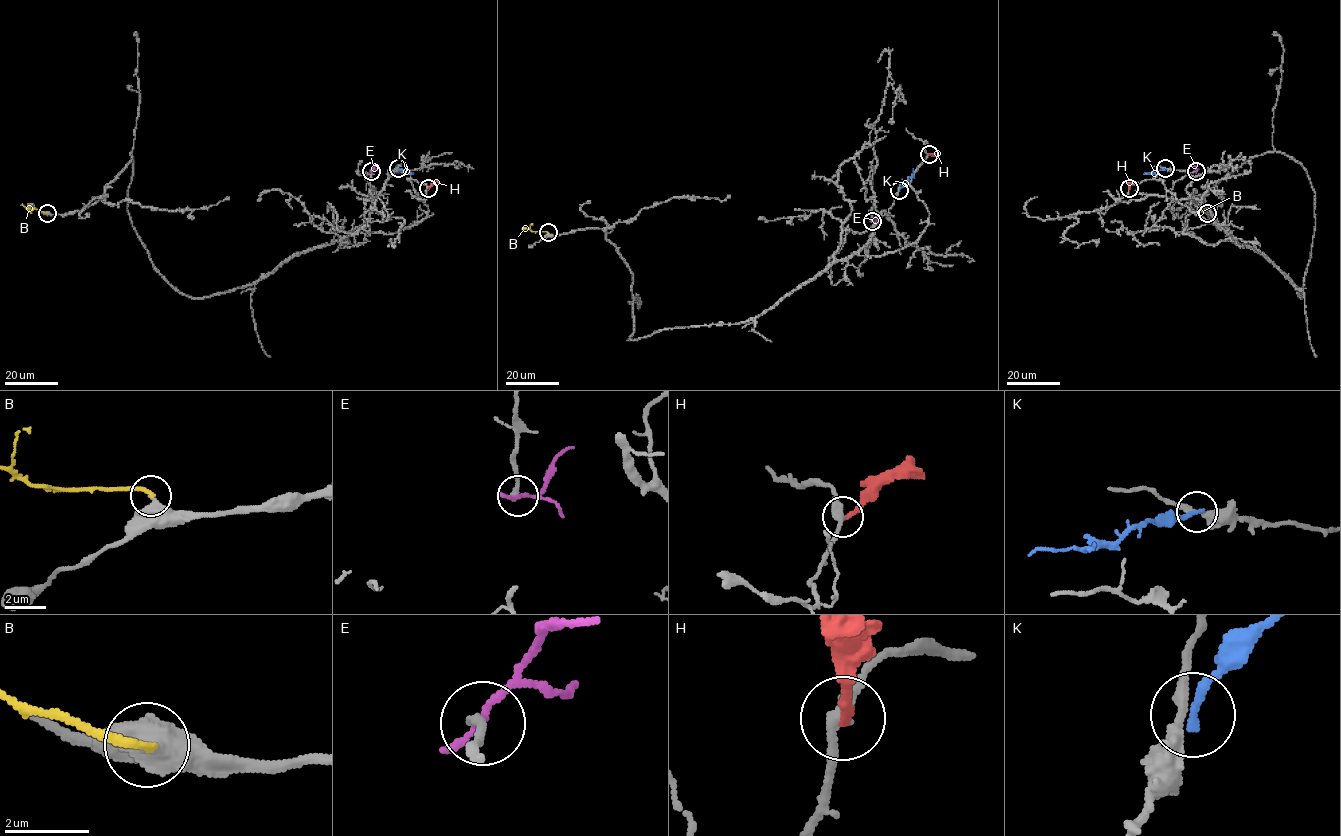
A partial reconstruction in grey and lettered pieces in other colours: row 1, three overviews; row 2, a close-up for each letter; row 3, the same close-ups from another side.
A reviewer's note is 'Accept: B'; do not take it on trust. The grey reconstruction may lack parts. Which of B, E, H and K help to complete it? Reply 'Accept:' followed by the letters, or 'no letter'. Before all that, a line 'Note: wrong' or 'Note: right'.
Note: right
Accept: B

